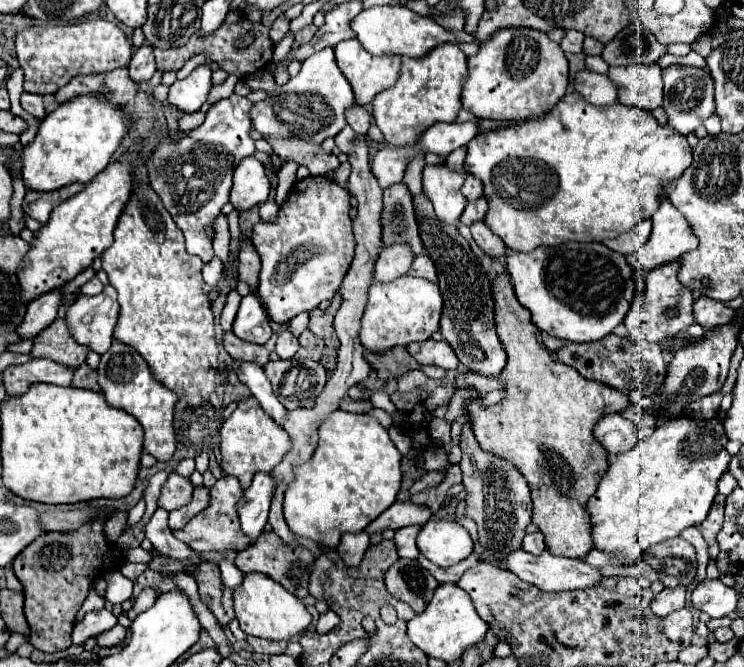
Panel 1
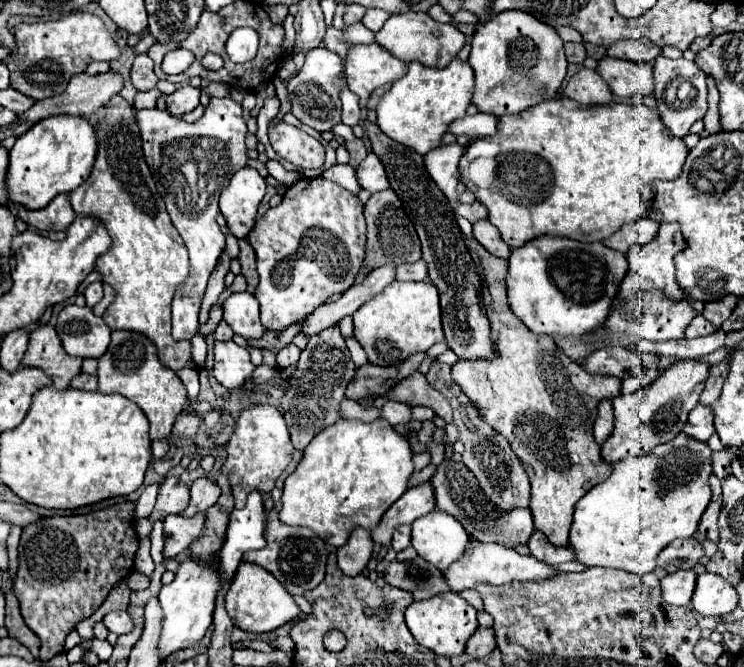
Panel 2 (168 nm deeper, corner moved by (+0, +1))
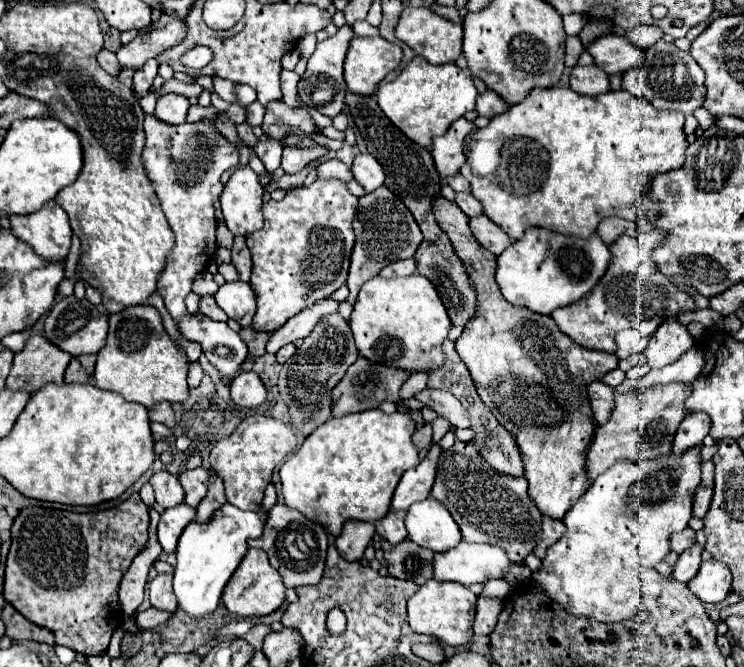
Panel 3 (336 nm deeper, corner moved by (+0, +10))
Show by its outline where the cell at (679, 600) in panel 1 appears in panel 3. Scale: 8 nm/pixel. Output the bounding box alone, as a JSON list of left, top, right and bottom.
[674,544,702,582]

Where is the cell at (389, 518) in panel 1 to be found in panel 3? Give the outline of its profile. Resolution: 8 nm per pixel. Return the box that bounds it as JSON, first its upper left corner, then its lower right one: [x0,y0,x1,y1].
[392,444,442,510]

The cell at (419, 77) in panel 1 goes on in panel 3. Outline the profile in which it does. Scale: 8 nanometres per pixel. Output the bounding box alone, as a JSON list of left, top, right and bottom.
[376,56,478,150]

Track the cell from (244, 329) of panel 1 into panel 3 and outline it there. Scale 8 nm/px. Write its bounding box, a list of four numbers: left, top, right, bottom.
[214,282,256,326]

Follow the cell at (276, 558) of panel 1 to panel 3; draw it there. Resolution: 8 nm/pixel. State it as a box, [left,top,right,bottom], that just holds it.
[248,504,328,588]

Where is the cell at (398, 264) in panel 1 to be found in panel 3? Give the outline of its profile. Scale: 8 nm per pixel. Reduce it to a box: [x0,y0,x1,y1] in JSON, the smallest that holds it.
[266,298,338,354]

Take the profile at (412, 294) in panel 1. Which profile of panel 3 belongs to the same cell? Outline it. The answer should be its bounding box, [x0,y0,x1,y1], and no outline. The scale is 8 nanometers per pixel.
[350,274,452,374]

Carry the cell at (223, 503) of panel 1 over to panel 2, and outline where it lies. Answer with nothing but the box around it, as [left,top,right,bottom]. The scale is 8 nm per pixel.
[164,513,206,557]

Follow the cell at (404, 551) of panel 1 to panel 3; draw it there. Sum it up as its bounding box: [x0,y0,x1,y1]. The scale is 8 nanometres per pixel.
[374,510,406,544]

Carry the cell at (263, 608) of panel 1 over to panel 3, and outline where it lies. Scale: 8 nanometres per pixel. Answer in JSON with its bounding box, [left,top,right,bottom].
[222,548,286,618]

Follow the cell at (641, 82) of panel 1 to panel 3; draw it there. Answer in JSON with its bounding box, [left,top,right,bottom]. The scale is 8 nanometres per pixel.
[588,34,642,74]

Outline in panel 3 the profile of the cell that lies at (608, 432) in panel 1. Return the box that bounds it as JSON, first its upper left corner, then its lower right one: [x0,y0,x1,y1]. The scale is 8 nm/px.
[588,380,614,424]

